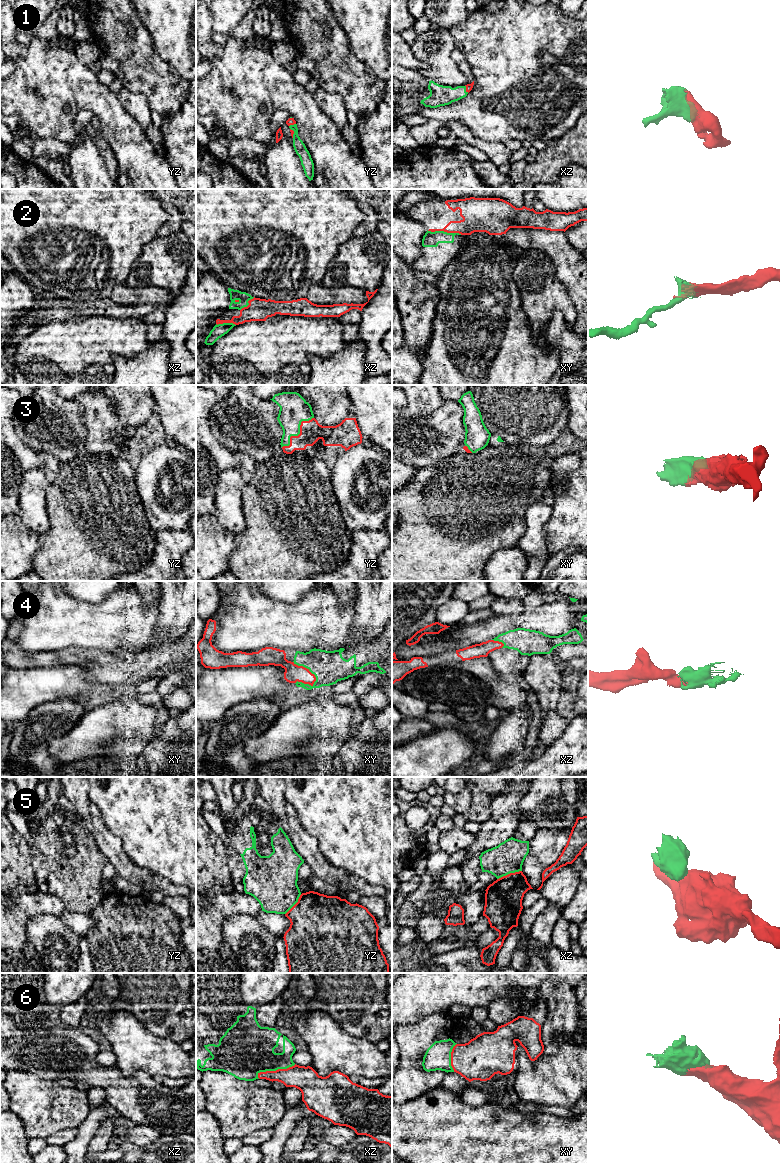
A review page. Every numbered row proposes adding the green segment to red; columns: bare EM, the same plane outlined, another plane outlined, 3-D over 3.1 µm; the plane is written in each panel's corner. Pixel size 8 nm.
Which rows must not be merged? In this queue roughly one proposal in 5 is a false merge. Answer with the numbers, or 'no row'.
2, 5

